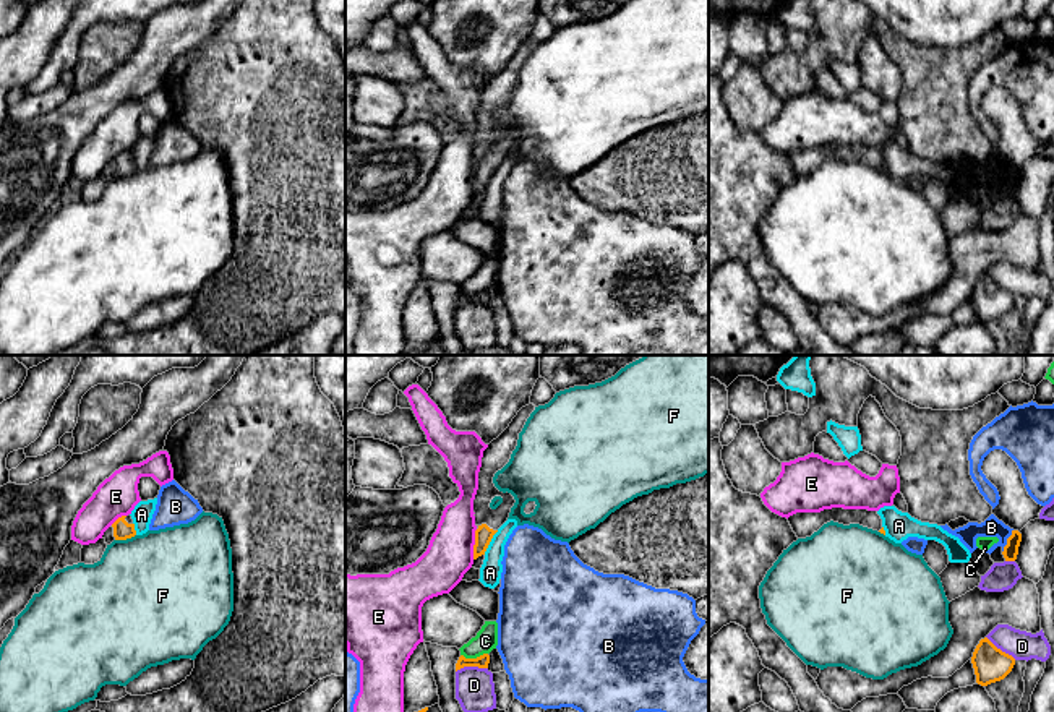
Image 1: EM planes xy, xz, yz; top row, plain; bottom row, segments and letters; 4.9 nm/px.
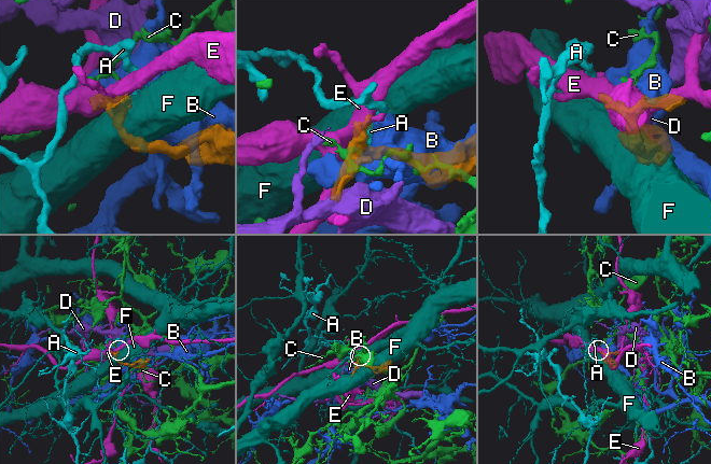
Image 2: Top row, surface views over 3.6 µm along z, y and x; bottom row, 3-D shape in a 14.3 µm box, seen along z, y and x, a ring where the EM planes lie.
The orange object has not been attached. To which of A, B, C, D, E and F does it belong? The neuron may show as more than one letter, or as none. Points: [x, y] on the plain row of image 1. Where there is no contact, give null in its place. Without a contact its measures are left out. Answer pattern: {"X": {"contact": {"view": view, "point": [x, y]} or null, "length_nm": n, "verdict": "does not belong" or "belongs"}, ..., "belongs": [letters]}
{"A": {"contact": {"view": "xz", "point": [490, 177]}, "length_nm": 140, "verdict": "does not belong"}, "B": {"contact": {"view": "yz", "point": [1007, 177]}, "length_nm": 130, "verdict": "does not belong"}, "C": {"contact": {"view": "xz", "point": [474, 295]}, "length_nm": 140, "verdict": "does not belong"}, "D": {"contact": {"view": "xz", "point": [471, 302]}, "length_nm": 160, "verdict": "does not belong"}, "E": {"contact": {"view": "xz", "point": [475, 180]}, "length_nm": 150, "verdict": "does not belong"}, "F": {"contact": {"view": "xy", "point": [125, 175]}, "length_nm": 110, "verdict": "does not belong"}, "belongs": []}

